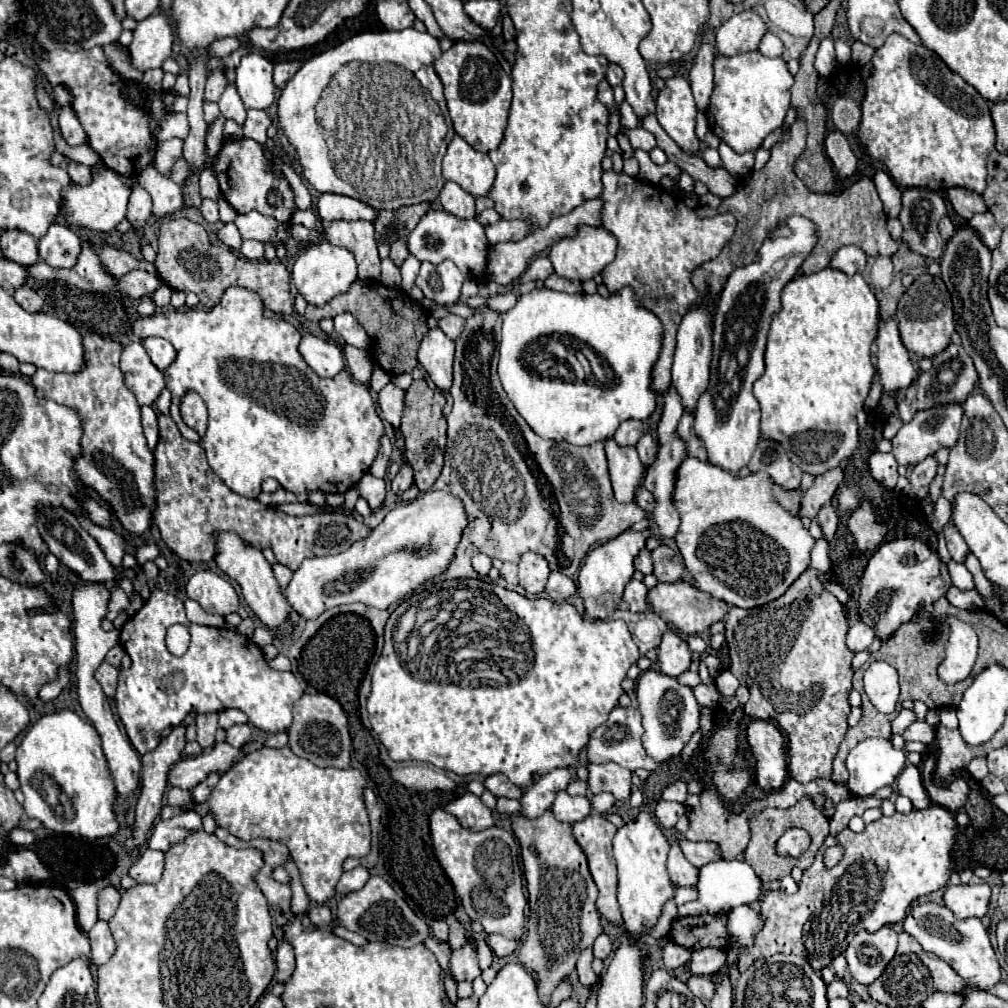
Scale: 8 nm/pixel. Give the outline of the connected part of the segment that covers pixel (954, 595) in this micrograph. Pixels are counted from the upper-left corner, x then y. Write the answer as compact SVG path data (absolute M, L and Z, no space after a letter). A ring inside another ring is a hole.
M951 586L947 590L945 598L951 606L961 608L961 610L983 610L985 608L985 602L977 590L959 590L959 588Z

